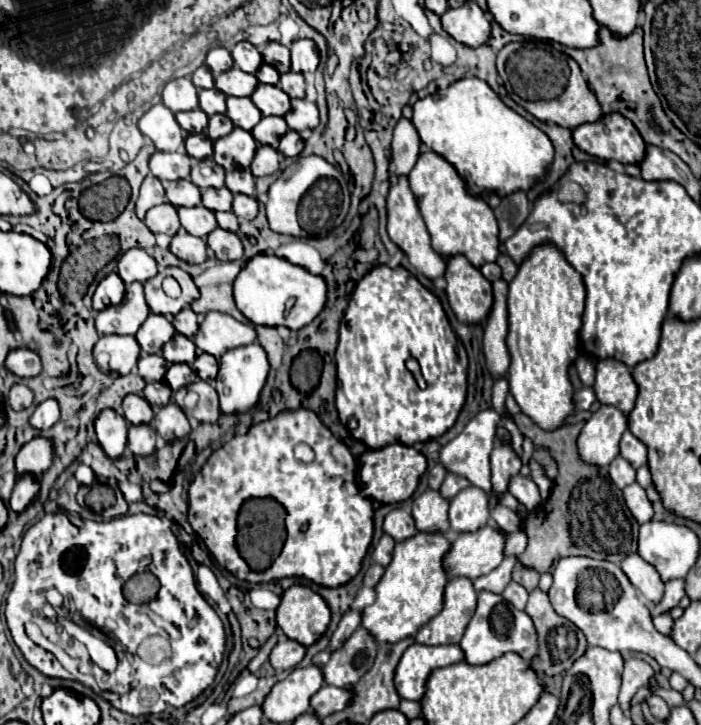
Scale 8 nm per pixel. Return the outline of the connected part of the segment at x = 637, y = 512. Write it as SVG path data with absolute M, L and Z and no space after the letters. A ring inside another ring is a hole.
M632 483L628 487L624 487L624 501L626 501L626 507L630 509L632 517L642 525L646 521L652 519L652 503L648 501L646 497L646 491L638 485L638 483Z

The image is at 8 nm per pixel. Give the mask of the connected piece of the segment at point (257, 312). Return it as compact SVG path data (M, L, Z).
M260 253L260 255L252 257L238 273L238 277L234 281L234 299L236 299L236 305L242 311L242 315L246 319L250 319L254 325L266 325L266 327L286 325L288 329L300 329L300 327L312 323L314 317L322 311L322 307L326 303L326 281L324 281L324 277L312 275L308 269L304 269L300 265L292 265L290 261L286 261L282 257Z

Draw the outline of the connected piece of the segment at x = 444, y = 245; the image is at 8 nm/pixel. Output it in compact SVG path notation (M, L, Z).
M434 151L420 153L414 169L408 175L410 187L418 201L420 213L432 237L432 247L442 257L464 255L474 267L496 261L499 255L499 229L492 209L478 197L466 191L456 169Z

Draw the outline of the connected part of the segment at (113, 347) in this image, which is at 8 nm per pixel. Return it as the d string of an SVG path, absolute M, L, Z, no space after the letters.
M102 335L94 345L94 359L104 353L104 363L100 361L104 373L118 377L128 375L140 357L140 345L132 335Z

